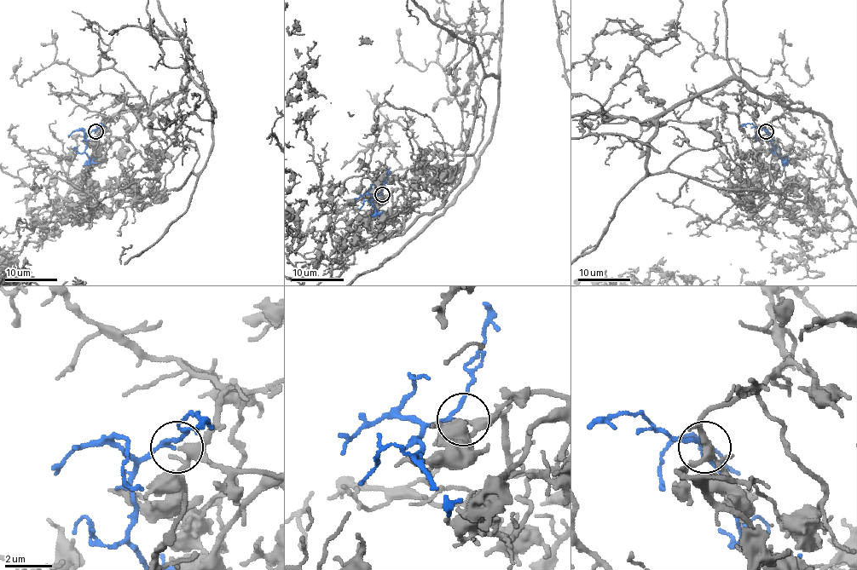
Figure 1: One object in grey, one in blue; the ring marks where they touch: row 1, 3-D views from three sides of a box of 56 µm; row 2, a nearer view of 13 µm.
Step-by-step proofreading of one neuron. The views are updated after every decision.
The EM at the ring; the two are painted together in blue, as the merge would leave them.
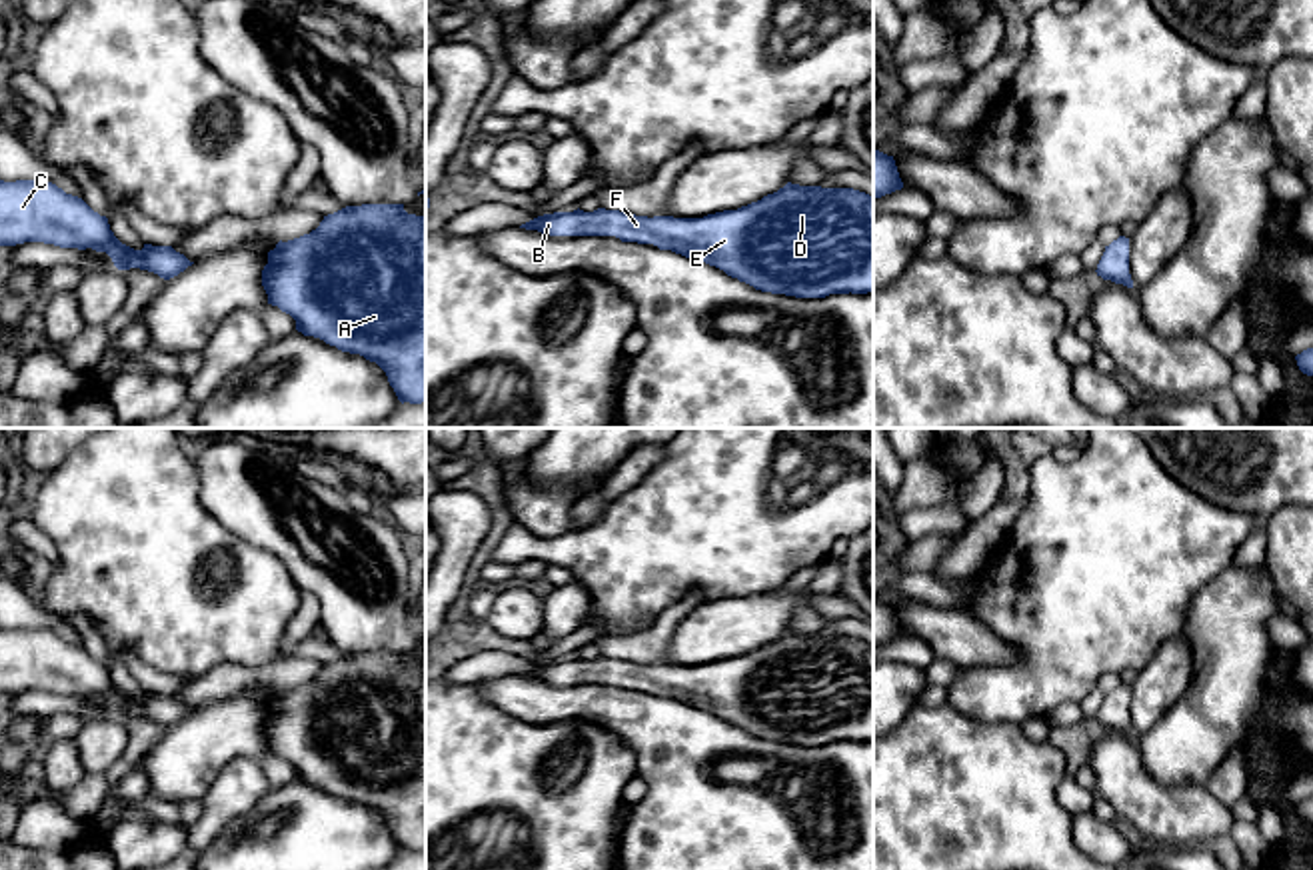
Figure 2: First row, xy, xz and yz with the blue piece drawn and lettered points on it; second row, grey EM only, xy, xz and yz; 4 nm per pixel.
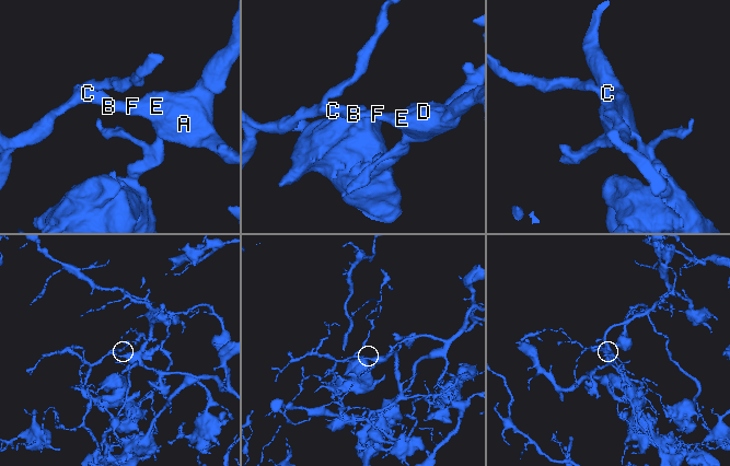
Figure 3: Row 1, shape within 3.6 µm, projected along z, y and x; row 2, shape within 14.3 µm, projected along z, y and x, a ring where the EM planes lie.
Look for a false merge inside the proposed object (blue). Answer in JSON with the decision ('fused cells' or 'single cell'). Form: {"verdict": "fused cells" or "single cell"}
{"verdict": "single cell"}

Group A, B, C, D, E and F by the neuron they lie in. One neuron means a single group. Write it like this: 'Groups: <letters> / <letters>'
Groups: A B C D E F

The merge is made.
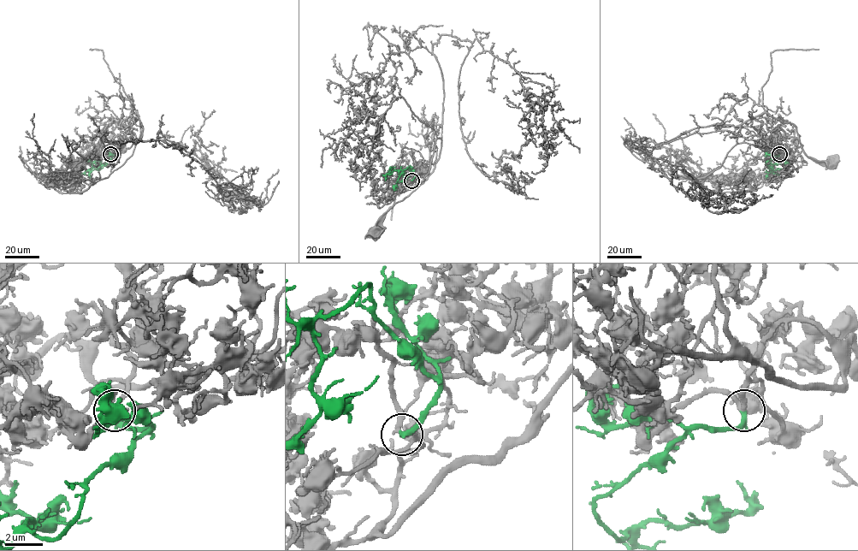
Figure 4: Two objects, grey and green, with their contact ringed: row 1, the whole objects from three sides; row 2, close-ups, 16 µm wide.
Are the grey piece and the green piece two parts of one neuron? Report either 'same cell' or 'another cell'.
same cell

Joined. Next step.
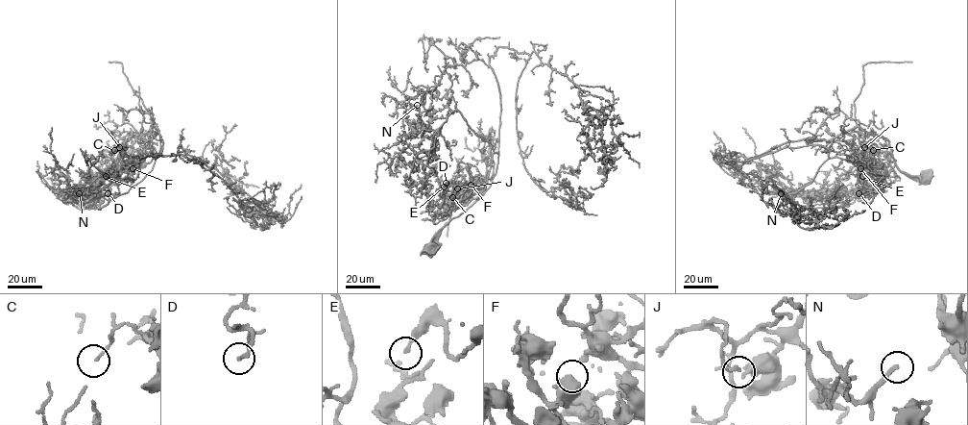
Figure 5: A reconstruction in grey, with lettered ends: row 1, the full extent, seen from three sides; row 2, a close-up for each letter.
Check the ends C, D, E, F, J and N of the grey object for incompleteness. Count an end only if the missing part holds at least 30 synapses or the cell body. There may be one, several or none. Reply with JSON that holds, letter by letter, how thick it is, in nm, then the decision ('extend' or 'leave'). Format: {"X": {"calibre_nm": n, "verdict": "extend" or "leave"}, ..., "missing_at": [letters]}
{"C": {"calibre_nm": 110, "verdict": "leave"}, "D": {"calibre_nm": 170, "verdict": "leave"}, "E": {"calibre_nm": 150, "verdict": "leave"}, "F": {"calibre_nm": 650, "verdict": "leave"}, "J": {"calibre_nm": 120, "verdict": "leave"}, "N": {"calibre_nm": 200, "verdict": "extend"}, "missing_at": ["N"]}

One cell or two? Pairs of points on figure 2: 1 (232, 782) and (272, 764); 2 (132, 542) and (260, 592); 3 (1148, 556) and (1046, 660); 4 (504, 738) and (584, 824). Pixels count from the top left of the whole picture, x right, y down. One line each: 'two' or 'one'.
1: two
2: one
3: one
4: one

